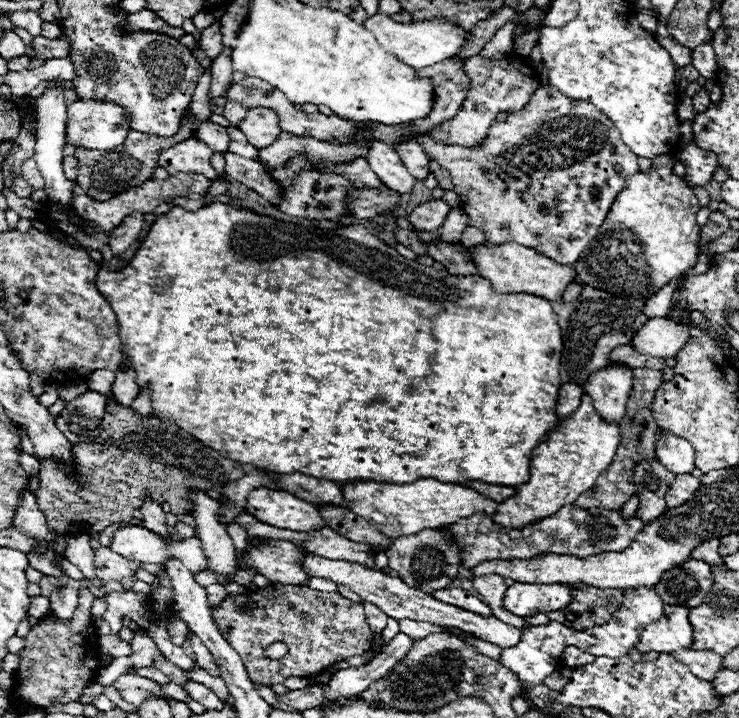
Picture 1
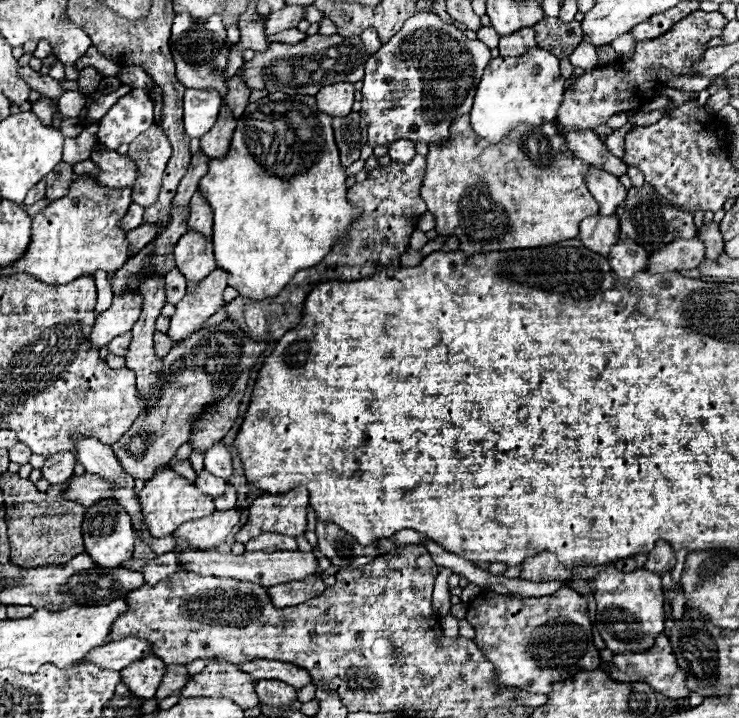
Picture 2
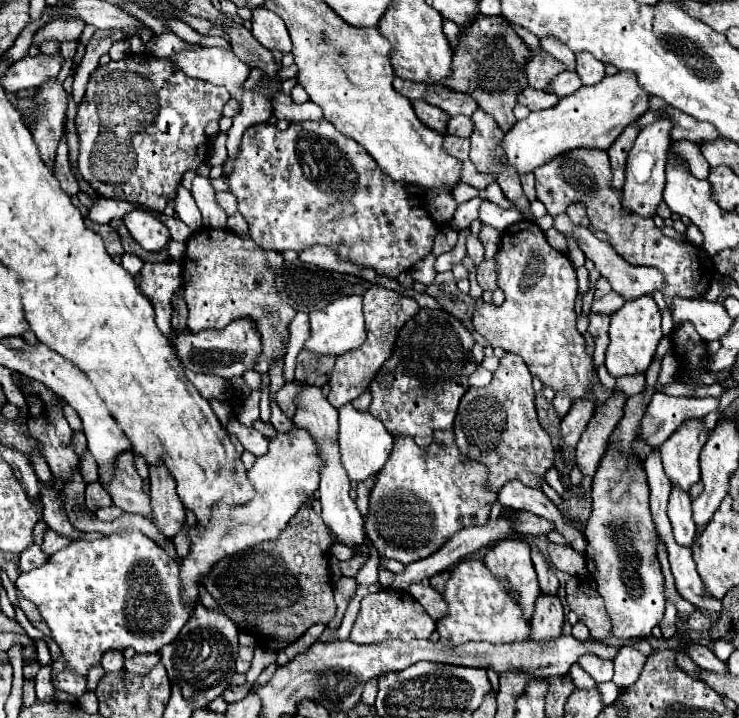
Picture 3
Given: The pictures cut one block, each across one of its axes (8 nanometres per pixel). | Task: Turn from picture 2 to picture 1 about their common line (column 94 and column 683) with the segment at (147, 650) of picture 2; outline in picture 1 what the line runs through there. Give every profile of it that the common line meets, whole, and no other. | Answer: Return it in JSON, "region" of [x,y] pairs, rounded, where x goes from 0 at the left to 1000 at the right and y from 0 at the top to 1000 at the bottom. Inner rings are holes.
{"region":[[[915,905],[907,908],[917,922],[934,930],[939,942],[947,947],[963,950],[969,944],[969,936],[977,933],[977,916],[972,911],[963,911],[958,905]]]}

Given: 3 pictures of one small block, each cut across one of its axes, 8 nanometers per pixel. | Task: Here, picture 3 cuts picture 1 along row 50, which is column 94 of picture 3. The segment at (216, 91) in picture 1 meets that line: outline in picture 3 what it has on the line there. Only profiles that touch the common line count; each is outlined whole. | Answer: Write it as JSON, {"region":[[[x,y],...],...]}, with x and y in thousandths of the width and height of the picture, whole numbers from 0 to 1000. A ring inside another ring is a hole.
{"region":[[[115,304],[115,311],[120,318],[129,320],[138,329],[138,334],[141,334],[143,348],[146,348],[149,357],[165,357],[165,354],[168,354],[165,334],[162,334],[162,329],[160,329],[157,320],[152,320],[147,313],[133,313],[119,304]]]}

